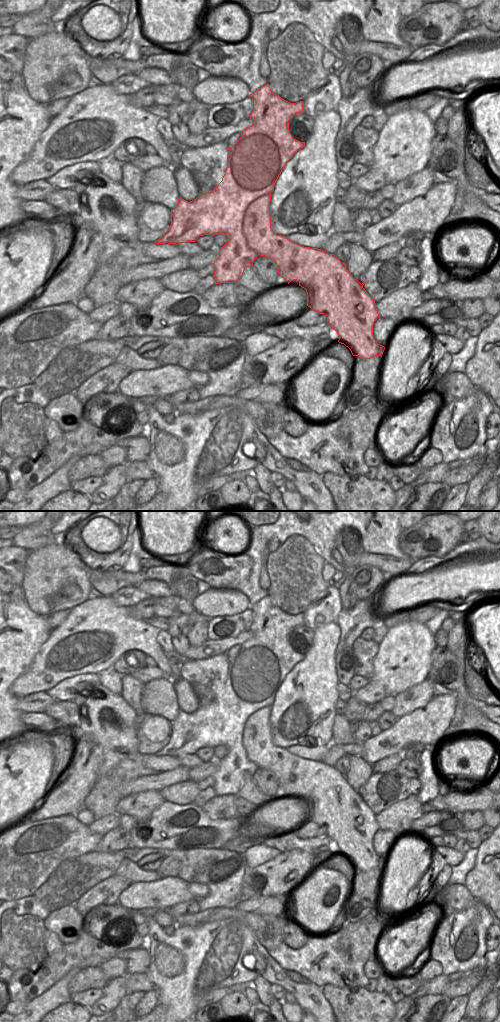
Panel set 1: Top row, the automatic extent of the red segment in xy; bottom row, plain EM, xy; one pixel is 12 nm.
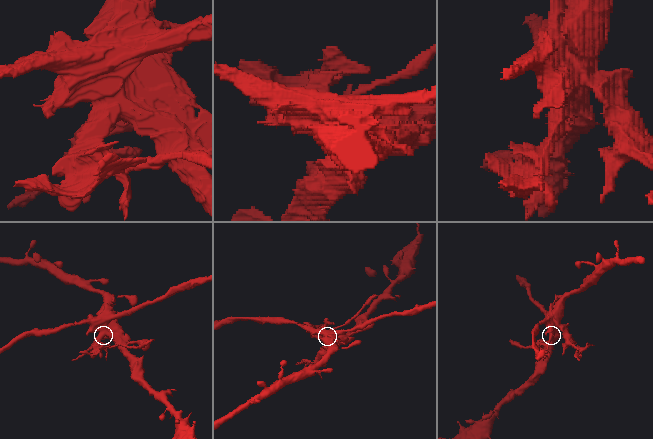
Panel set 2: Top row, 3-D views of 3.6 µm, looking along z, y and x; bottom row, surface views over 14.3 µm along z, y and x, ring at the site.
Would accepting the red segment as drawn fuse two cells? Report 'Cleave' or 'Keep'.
Cleave.

